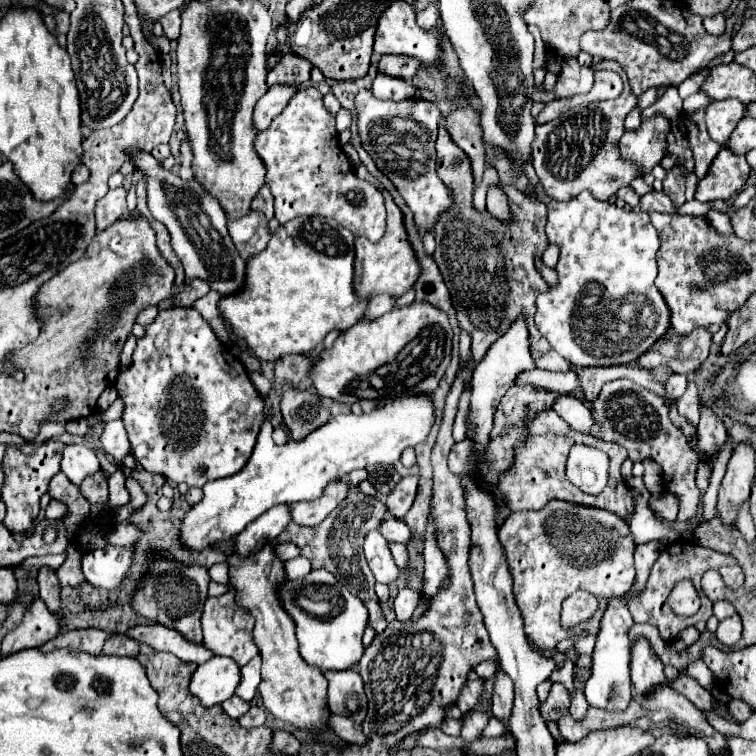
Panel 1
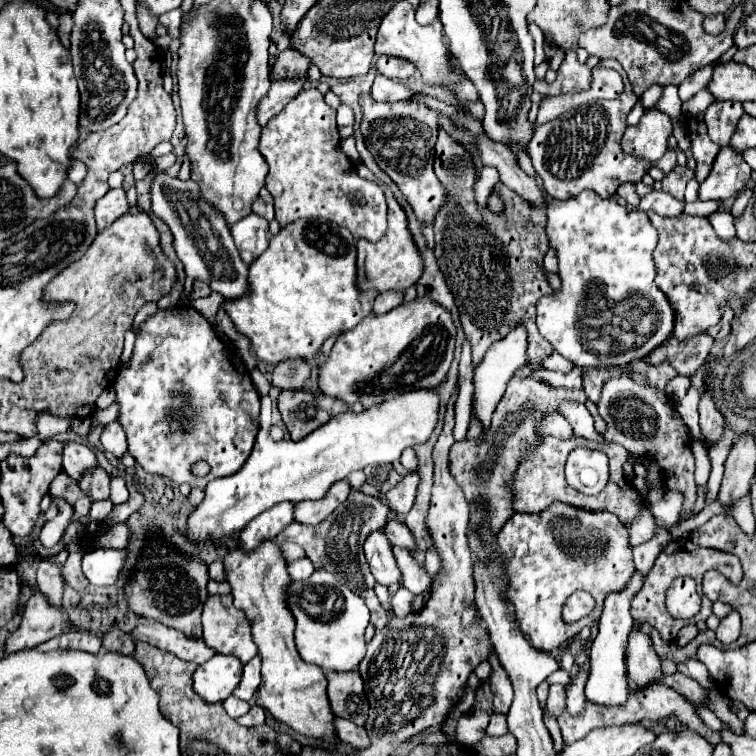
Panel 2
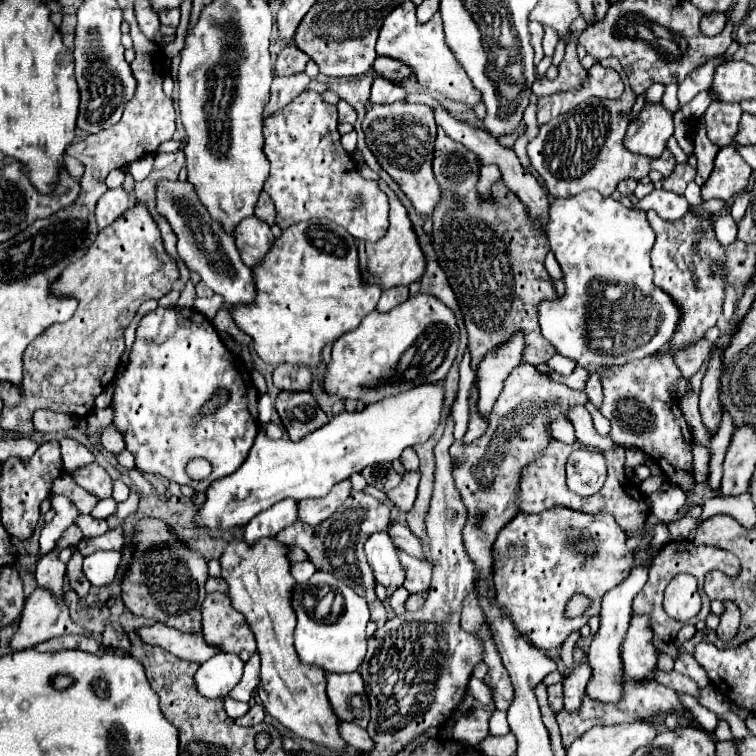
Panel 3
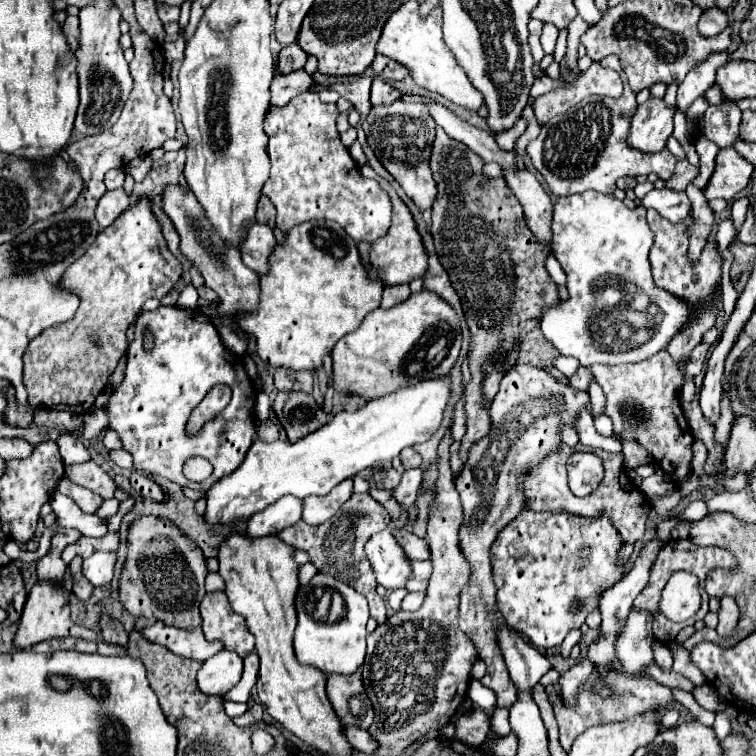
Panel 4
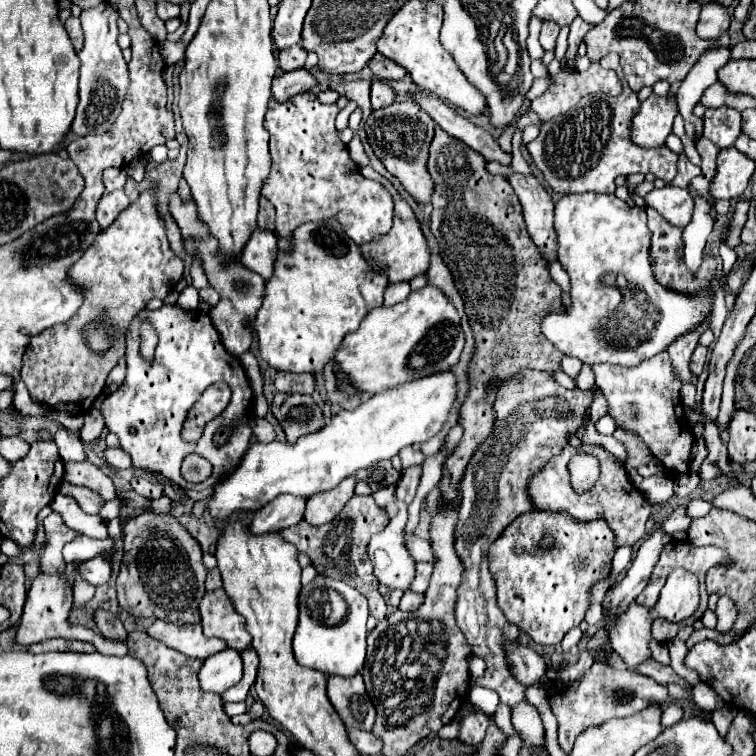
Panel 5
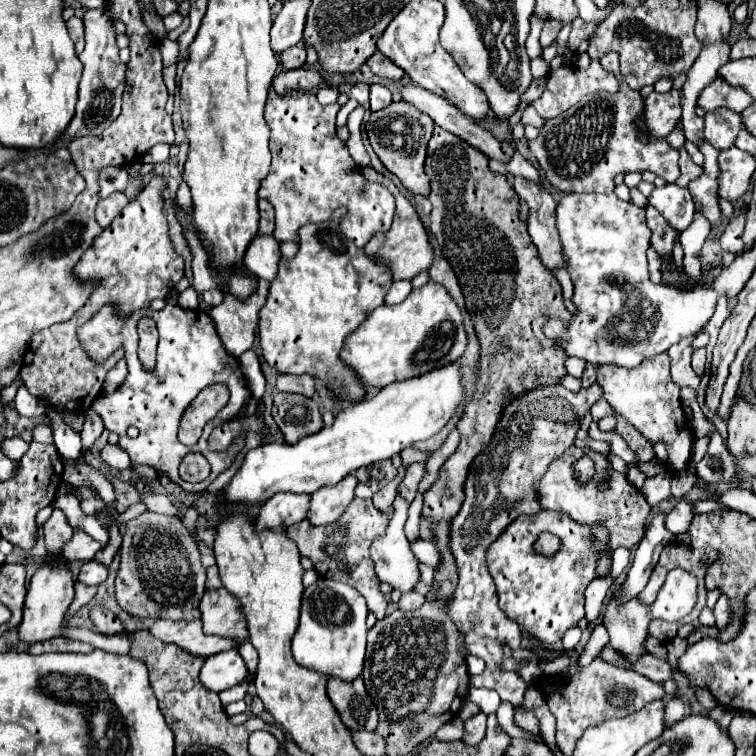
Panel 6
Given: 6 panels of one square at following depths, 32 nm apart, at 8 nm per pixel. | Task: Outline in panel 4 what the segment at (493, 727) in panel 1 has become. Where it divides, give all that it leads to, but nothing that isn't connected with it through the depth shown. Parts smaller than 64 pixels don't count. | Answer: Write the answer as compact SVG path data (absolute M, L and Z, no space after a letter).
M496 708L494 714L492 714L490 724L492 724L494 730L496 730L498 734L502 734L502 736L512 734L512 728L510 728L510 724L508 724L508 708Z

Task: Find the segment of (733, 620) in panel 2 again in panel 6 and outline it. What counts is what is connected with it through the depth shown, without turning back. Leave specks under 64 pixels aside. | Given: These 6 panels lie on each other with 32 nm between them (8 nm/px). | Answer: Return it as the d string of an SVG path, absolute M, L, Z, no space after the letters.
M722 594L718 601L716 602L716 606L714 606L713 610L714 616L716 616L716 624L722 628L722 626L726 626L728 622L730 622L730 604L728 604L728 598L726 598L726 594Z

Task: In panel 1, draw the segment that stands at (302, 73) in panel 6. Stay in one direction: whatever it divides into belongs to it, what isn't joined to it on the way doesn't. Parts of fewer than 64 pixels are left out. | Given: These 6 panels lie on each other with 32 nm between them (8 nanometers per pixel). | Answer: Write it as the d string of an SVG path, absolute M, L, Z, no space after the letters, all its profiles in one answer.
M274 84L256 104L254 108L254 124L258 130L266 130L274 116L278 116L280 110L286 108L290 96L300 90L300 84L288 86L288 84Z

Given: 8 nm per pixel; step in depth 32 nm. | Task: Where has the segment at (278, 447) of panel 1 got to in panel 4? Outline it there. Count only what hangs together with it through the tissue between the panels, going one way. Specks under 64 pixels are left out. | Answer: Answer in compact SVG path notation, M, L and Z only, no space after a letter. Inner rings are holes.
M442 376L436 380L420 380L420 384L412 384L408 388L400 388L400 392L392 392L388 396L380 396L376 400L368 400L362 408L356 412L338 412L324 428L300 438L298 442L262 442L254 440L252 448L246 452L244 462L236 472L224 476L224 480L218 480L210 490L206 498L206 520L210 524L232 524L234 520L244 520L250 518L252 514L264 510L268 504L276 502L280 496L292 494L296 498L308 498L308 496L324 496L328 494L336 484L342 480L354 476L356 472L372 466L374 462L384 462L392 460L400 454L402 448L422 444L426 442L432 434L438 432L442 420L444 420L444 410L448 406L452 392L452 378ZM264 392L257 393L255 400L255 416L260 421L268 420L272 413L272 402Z

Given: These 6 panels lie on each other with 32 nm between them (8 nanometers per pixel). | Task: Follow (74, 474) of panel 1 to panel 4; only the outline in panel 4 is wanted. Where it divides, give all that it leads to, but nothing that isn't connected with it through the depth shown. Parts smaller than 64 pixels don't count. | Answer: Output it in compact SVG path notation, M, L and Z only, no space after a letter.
M70 432L60 434L56 444L60 448L64 464L76 464L76 462L88 462L90 460L90 454L88 454L86 446L74 434L70 434Z

